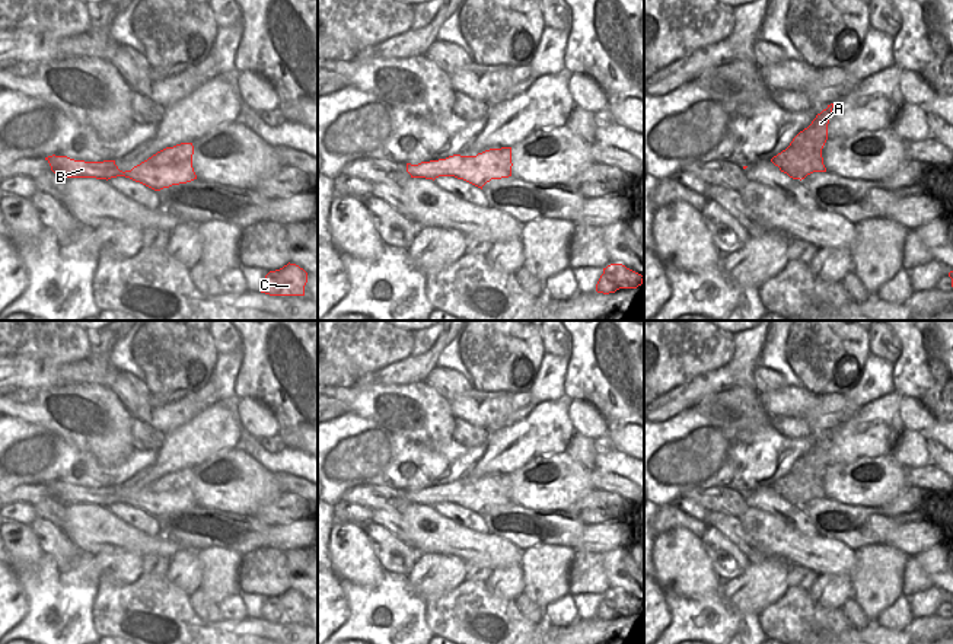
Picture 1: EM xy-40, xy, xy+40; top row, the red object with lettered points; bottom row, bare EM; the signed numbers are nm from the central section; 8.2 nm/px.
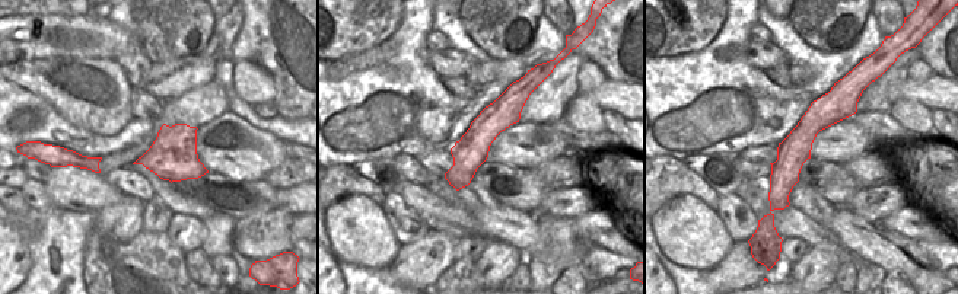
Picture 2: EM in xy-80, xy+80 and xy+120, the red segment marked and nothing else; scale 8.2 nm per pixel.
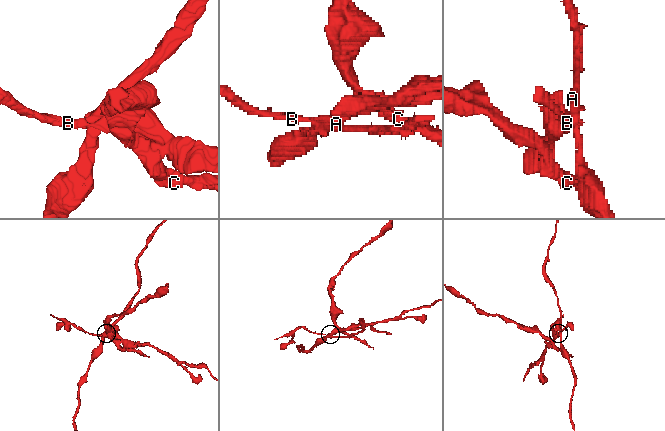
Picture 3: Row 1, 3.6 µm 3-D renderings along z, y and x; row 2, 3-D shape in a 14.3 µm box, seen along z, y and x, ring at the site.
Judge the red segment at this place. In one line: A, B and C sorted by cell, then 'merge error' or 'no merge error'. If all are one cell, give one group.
A / B C; merge error

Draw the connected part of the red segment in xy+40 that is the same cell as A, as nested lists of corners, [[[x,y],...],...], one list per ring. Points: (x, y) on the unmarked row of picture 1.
[[[834,430],[828,431],[812,450],[800,458],[787,475],[794,475],[796,478],[822,478],[826,466],[828,466],[828,450],[829,443],[832,440]]]

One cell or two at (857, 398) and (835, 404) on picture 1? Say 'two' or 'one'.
two

